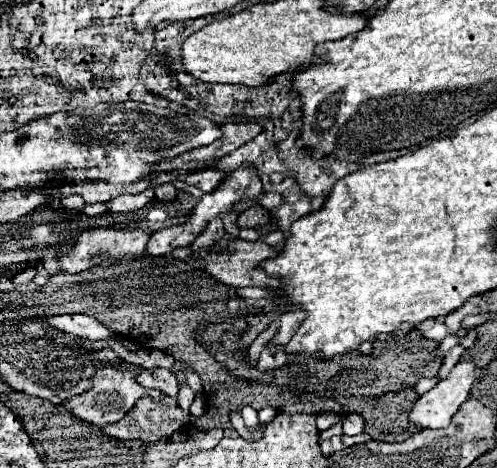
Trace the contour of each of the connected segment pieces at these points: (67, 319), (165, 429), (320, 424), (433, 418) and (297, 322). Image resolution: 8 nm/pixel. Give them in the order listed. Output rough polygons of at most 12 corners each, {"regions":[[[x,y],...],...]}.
{"regions":[[[85,314],[47,316],[43,324],[87,340],[113,338]],[[143,396],[105,434],[153,442],[191,418],[177,398]],[[321,413],[316,417],[319,431],[340,421],[338,415]],[[459,362],[425,392],[409,420],[447,428],[475,382],[475,362]],[[301,308],[285,312],[279,318],[279,332],[273,344],[285,346],[301,322]]]}

